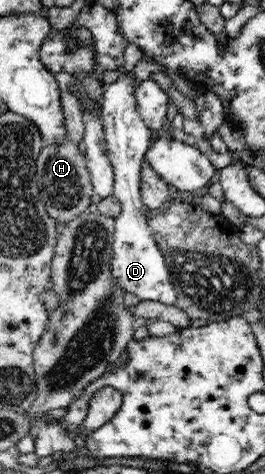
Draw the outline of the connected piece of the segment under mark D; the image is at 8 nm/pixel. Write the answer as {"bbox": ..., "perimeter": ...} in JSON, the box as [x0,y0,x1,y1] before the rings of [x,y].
{"bbox":[100,72,178,307],"perimeter":[[[133,72],[121,74],[115,82],[105,84],[101,103],[100,112],[107,142],[107,155],[115,173],[114,195],[121,205],[121,212],[114,220],[112,280],[122,288],[123,294],[132,292],[141,301],[152,300],[175,307],[178,301],[176,292],[165,257],[147,225],[145,206],[141,200],[141,189],[139,189],[141,188],[141,162],[148,150],[153,130],[147,127],[139,112],[139,105],[135,98]]]}

